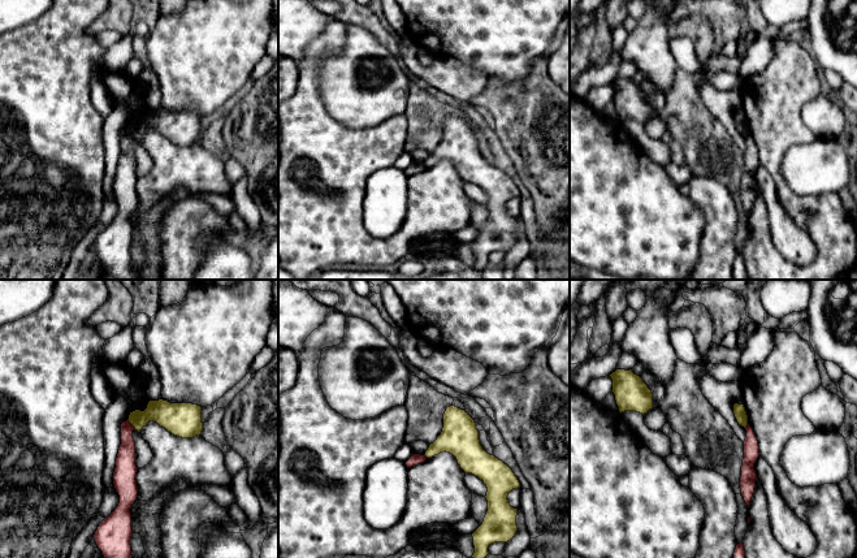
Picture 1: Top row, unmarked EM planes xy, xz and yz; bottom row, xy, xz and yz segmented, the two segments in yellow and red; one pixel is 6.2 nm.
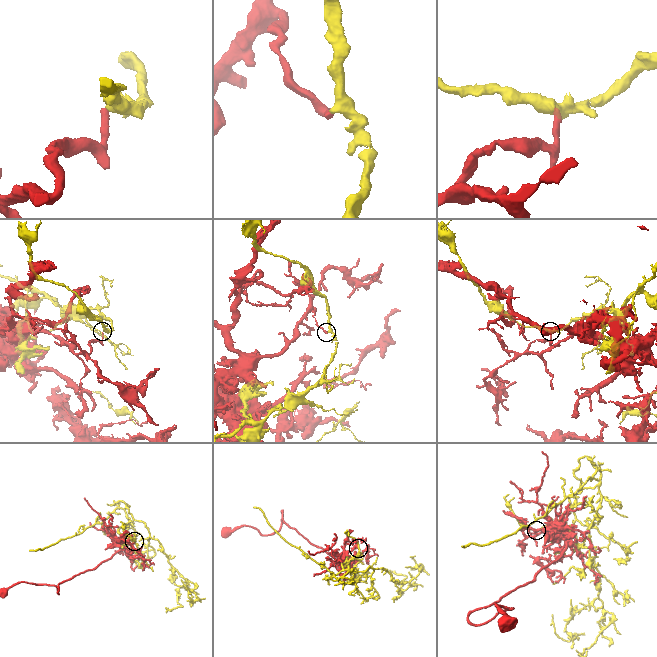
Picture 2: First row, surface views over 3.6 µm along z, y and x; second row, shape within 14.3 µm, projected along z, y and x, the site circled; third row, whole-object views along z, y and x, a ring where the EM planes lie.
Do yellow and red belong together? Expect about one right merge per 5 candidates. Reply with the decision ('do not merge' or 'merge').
do not merge

